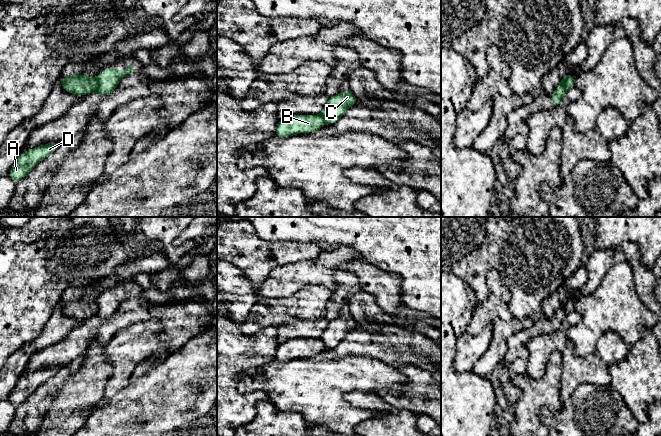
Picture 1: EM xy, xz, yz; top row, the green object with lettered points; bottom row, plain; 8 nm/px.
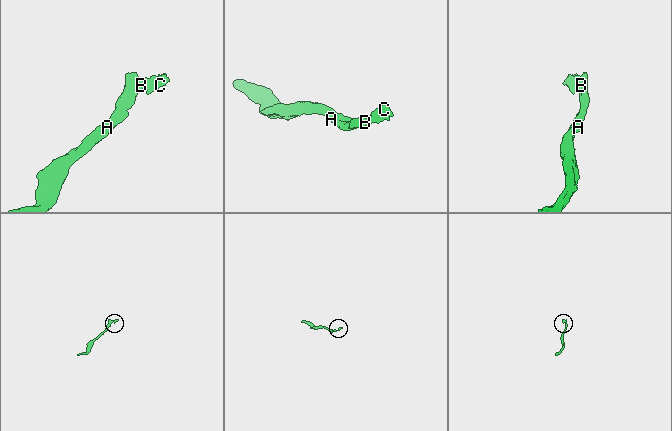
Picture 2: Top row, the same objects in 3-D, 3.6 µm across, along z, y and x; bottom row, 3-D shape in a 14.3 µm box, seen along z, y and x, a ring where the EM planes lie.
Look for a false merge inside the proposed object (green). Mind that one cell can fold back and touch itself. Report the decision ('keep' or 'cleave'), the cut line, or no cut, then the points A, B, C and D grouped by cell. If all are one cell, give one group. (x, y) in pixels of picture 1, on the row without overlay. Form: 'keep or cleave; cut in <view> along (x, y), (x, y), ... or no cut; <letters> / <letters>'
cleave; cut in xy along (98, 302), (98, 311), (95, 315); A B D / C

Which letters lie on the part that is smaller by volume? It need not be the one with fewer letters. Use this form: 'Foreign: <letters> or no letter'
Foreign: C

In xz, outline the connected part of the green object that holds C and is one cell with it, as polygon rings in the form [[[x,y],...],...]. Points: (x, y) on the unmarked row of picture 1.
[[[349,313],[342,315],[341,318],[329,321],[320,339],[327,348],[336,347],[346,334],[357,327],[358,323]]]

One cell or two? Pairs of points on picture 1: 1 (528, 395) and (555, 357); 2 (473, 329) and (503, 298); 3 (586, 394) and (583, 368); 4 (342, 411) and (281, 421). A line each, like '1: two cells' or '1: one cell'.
1: one cell
2: one cell
3: two cells
4: two cells

